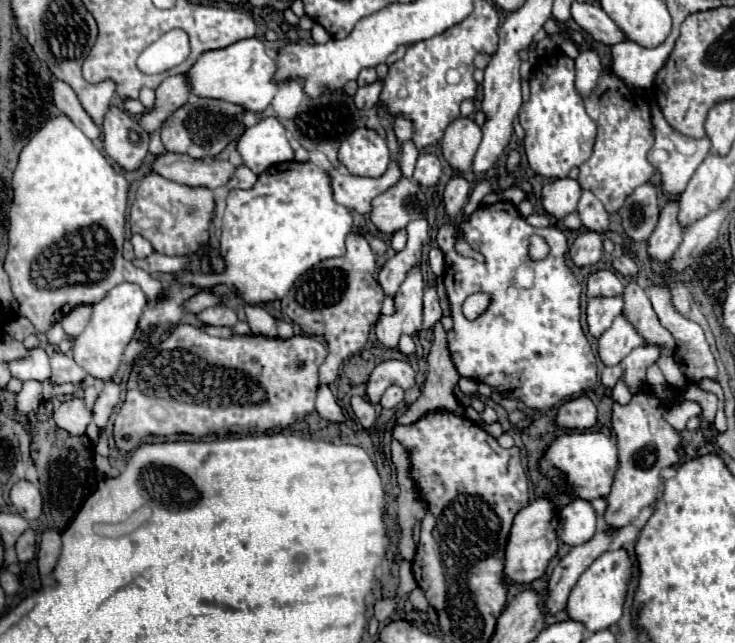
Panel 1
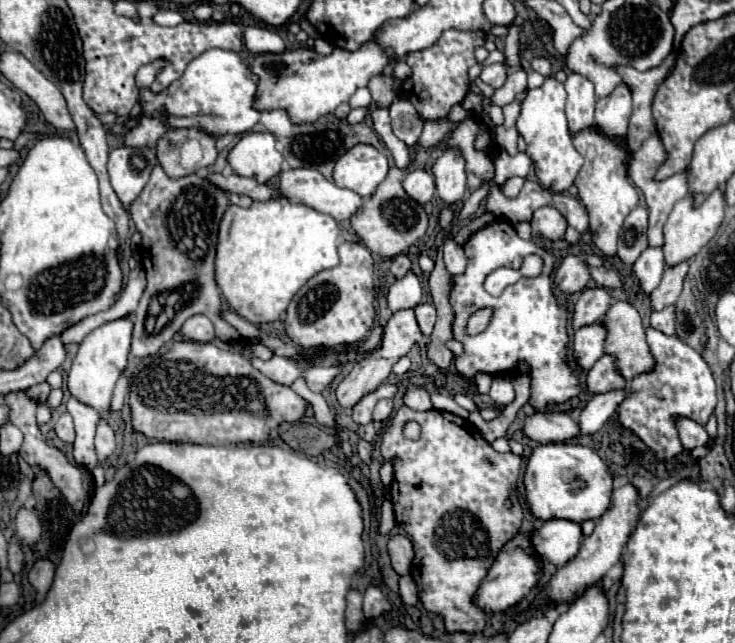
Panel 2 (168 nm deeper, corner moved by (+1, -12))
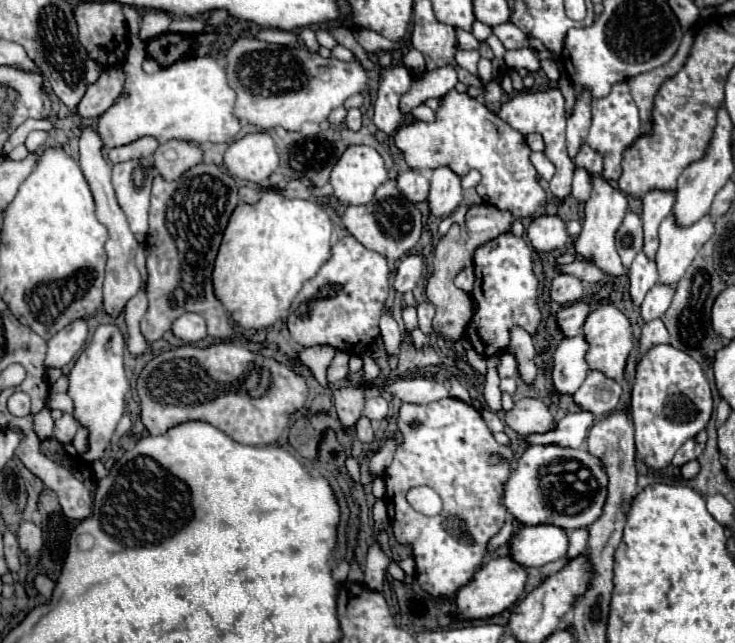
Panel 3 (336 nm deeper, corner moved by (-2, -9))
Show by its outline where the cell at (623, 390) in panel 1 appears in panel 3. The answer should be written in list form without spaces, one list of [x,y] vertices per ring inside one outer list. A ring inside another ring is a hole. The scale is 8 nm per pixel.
[[[672,345],[648,349],[636,367],[630,411],[636,427],[636,451],[648,467],[664,469],[670,465],[674,453],[706,427],[712,415],[712,393],[702,367]]]

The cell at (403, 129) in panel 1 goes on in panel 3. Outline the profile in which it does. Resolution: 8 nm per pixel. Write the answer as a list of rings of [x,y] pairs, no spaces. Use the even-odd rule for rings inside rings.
[[[454,65],[426,71],[422,77],[412,81],[410,91],[400,101],[400,111],[404,115],[410,115],[410,109],[418,107],[430,97],[442,97],[442,93],[448,93],[456,83],[458,83],[458,73]]]

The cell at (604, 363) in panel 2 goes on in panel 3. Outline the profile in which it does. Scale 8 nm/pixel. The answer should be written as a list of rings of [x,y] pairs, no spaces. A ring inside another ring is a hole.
[[[590,371],[582,387],[572,397],[582,411],[604,415],[616,409],[620,393],[622,393],[622,387],[614,379],[608,379],[598,371]]]

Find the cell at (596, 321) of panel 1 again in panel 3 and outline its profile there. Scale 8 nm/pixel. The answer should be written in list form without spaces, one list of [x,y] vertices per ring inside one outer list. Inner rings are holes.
[[[582,335],[564,339],[556,347],[552,355],[552,369],[550,369],[554,393],[574,395],[574,391],[582,385],[582,381],[588,375],[588,365],[584,361],[586,349],[588,345]]]

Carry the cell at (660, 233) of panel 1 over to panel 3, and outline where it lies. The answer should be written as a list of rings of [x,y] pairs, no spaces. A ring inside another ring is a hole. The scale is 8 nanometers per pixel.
[[[638,253],[636,259],[630,265],[628,279],[630,279],[632,303],[636,307],[640,307],[644,297],[646,297],[646,293],[658,283],[658,271],[656,271],[654,261],[650,261],[644,253]]]

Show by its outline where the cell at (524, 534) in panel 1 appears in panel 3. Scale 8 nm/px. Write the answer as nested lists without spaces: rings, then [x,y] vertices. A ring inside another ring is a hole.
[[[510,555],[498,557],[498,559],[490,559],[488,563],[484,563],[474,577],[458,589],[456,597],[454,597],[454,605],[456,605],[456,613],[454,617],[458,619],[488,619],[494,617],[498,613],[502,613],[504,609],[508,609],[510,605],[516,603],[516,599],[522,595],[526,585],[526,569],[520,567],[518,563],[514,563],[510,559]]]

